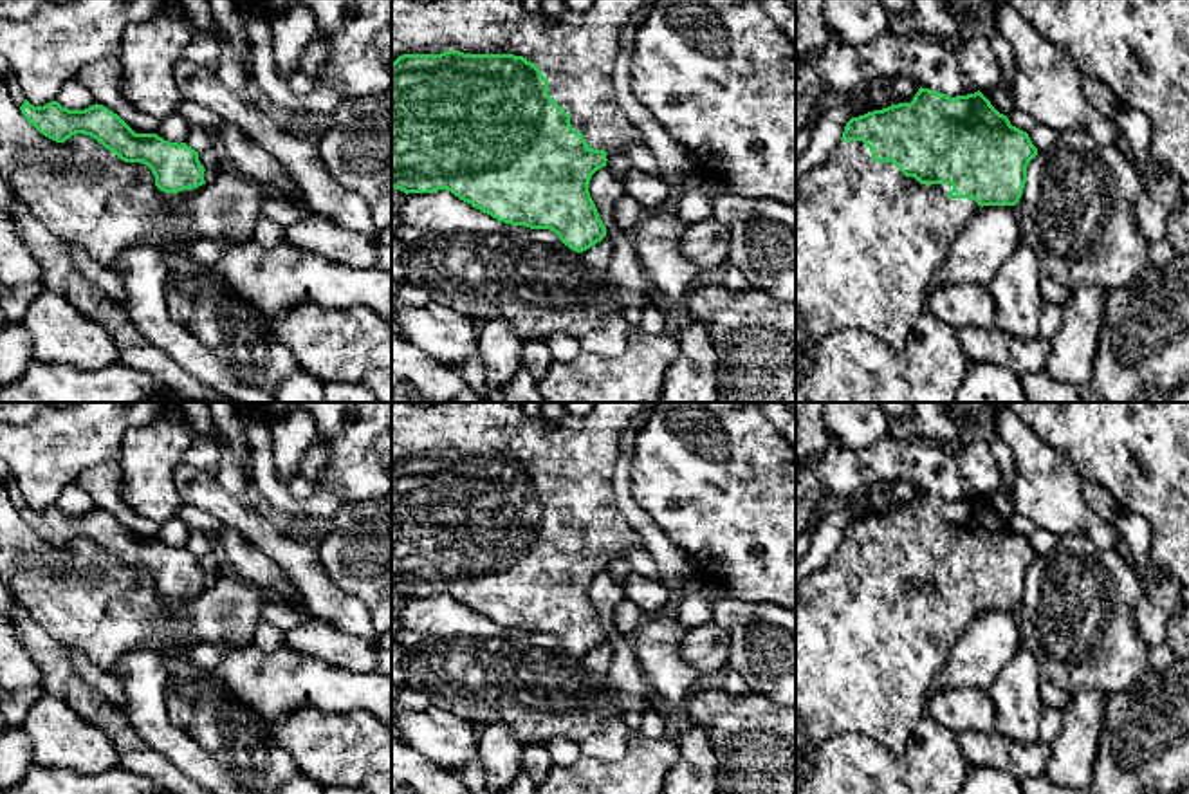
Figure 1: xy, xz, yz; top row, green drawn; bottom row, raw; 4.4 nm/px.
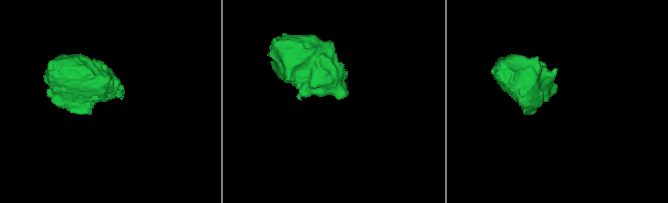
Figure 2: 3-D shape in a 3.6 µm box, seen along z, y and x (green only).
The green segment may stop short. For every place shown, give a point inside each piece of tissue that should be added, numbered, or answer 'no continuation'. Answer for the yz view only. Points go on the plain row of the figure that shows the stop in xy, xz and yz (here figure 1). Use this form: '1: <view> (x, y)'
1: yz (868, 645)

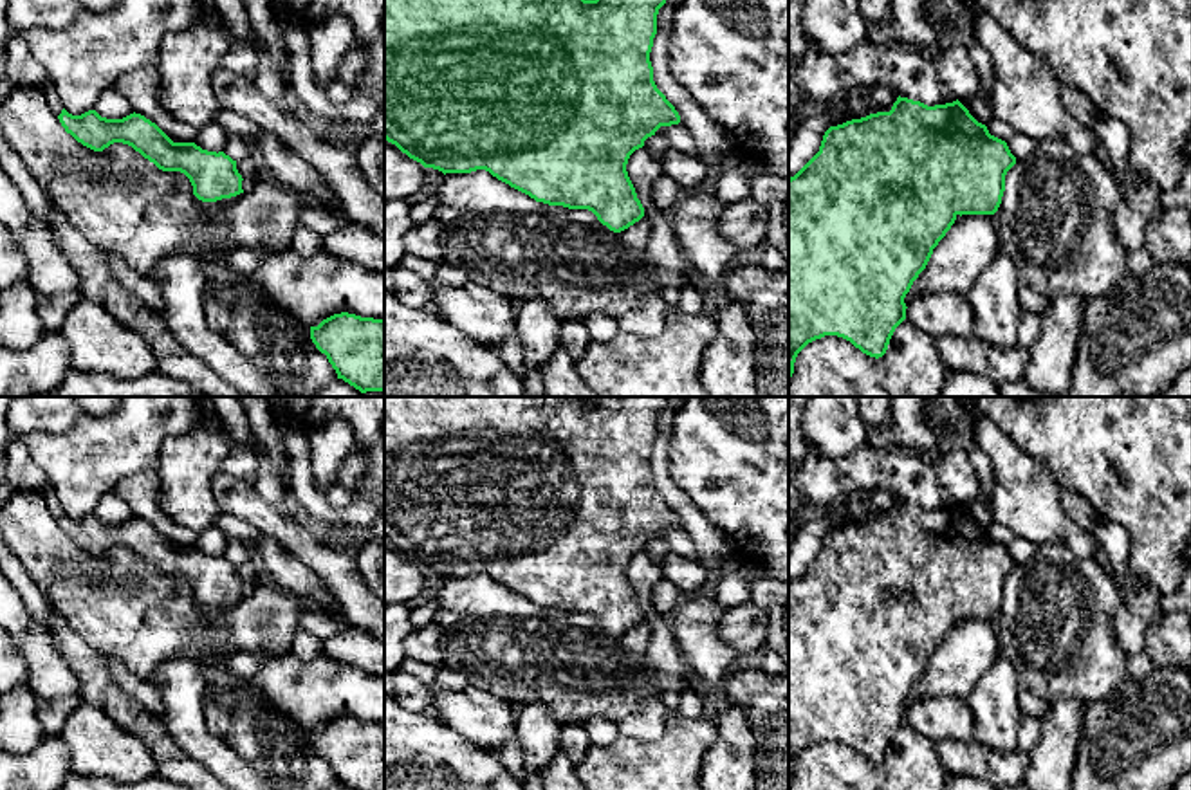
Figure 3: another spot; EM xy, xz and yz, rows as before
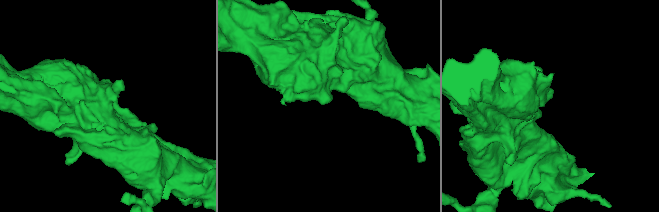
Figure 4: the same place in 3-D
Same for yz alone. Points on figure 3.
no continuation

